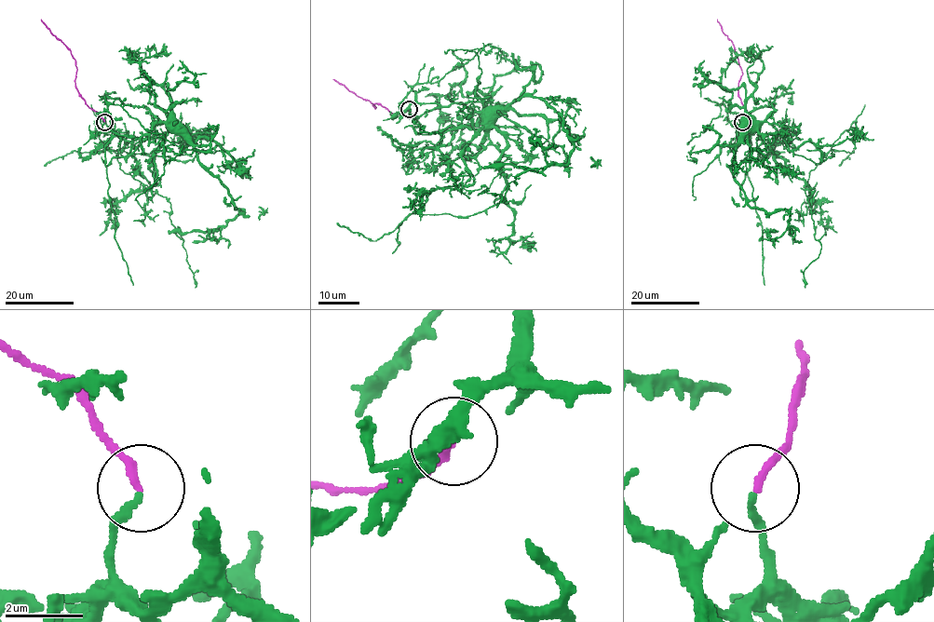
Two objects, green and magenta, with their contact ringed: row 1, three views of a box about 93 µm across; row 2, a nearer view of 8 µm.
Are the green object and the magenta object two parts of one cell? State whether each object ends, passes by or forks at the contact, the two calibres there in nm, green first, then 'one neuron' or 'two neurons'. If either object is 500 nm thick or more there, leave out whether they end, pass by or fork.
green ends there; magenta ends there; 180 nm thick on the green side, 190 nm on the other; two neurons

